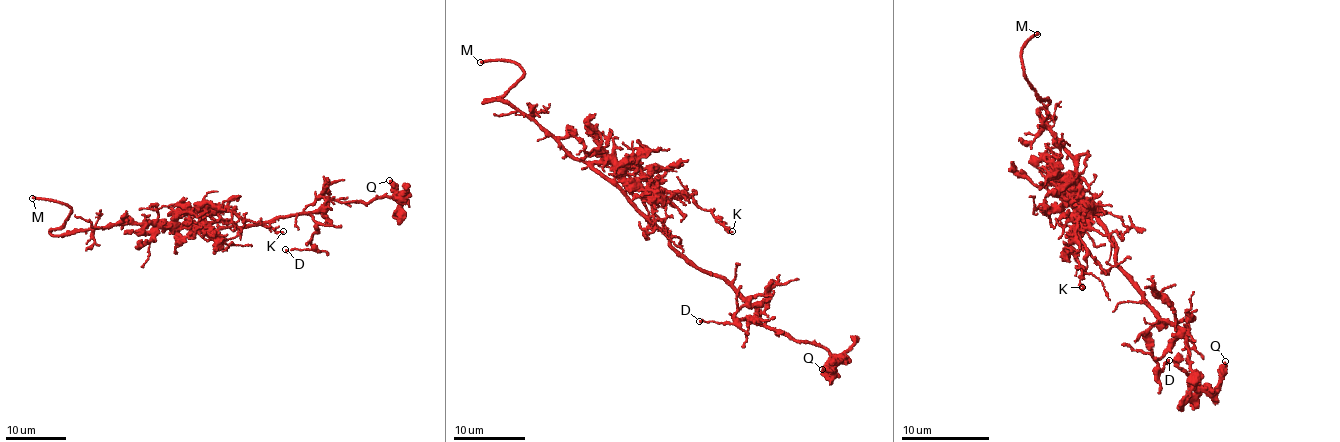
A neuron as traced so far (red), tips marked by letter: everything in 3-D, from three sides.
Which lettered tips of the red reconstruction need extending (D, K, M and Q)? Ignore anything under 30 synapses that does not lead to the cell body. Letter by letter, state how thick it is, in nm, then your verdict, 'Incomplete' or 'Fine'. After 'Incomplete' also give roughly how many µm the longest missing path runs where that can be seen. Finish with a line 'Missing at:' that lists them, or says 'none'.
D: Thickness 160 nm. Fine
K: Thickness 180 nm. Fine
M: Thickness 200 nm. Incomplete. Missing length about 40 µm
Q: Thickness 440 nm. Fine
Missing at: M

